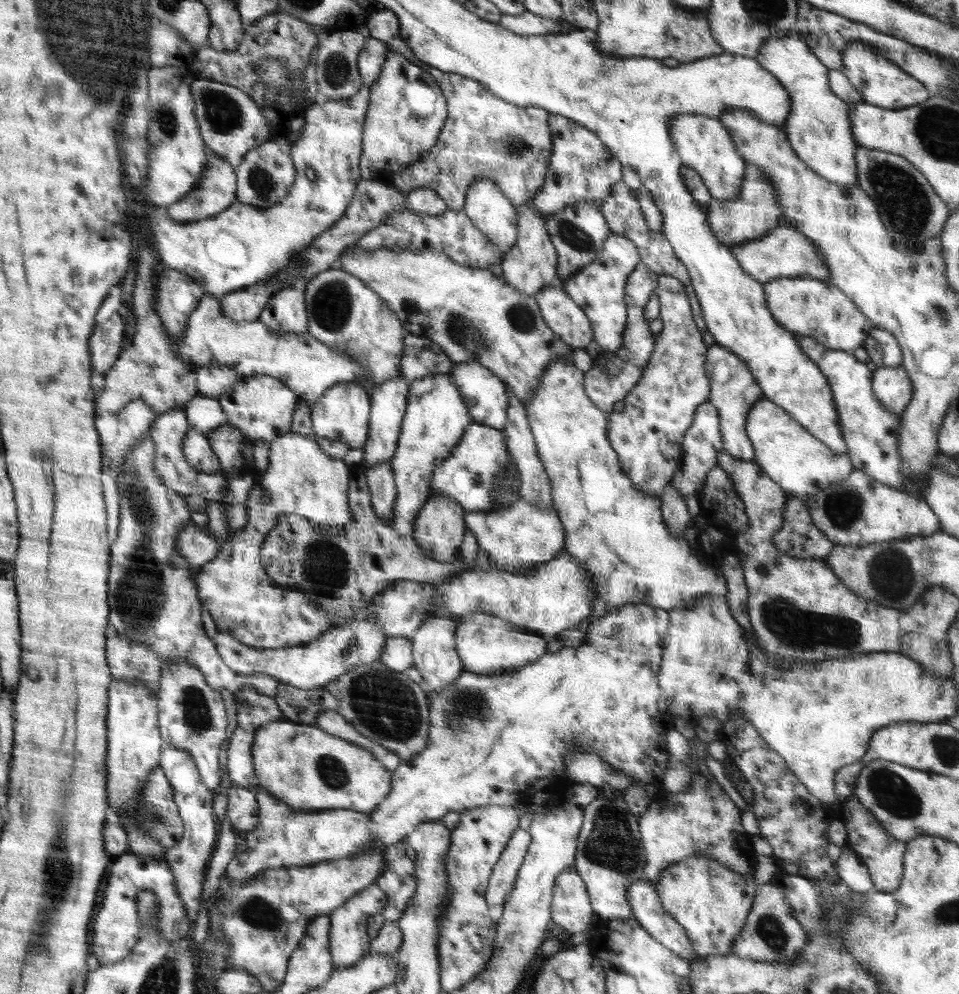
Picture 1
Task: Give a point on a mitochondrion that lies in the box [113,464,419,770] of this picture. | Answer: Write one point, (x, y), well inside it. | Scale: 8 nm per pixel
(325, 564)

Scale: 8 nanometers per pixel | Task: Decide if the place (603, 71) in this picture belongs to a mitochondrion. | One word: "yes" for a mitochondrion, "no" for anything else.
yes

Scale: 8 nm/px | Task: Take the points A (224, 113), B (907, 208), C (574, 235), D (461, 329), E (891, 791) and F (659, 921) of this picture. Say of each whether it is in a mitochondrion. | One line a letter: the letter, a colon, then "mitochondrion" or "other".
A: mitochondrion
B: mitochondrion
C: mitochondrion
D: mitochondrion
E: mitochondrion
F: other

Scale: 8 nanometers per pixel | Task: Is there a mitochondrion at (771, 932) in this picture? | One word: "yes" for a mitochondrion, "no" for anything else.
yes

